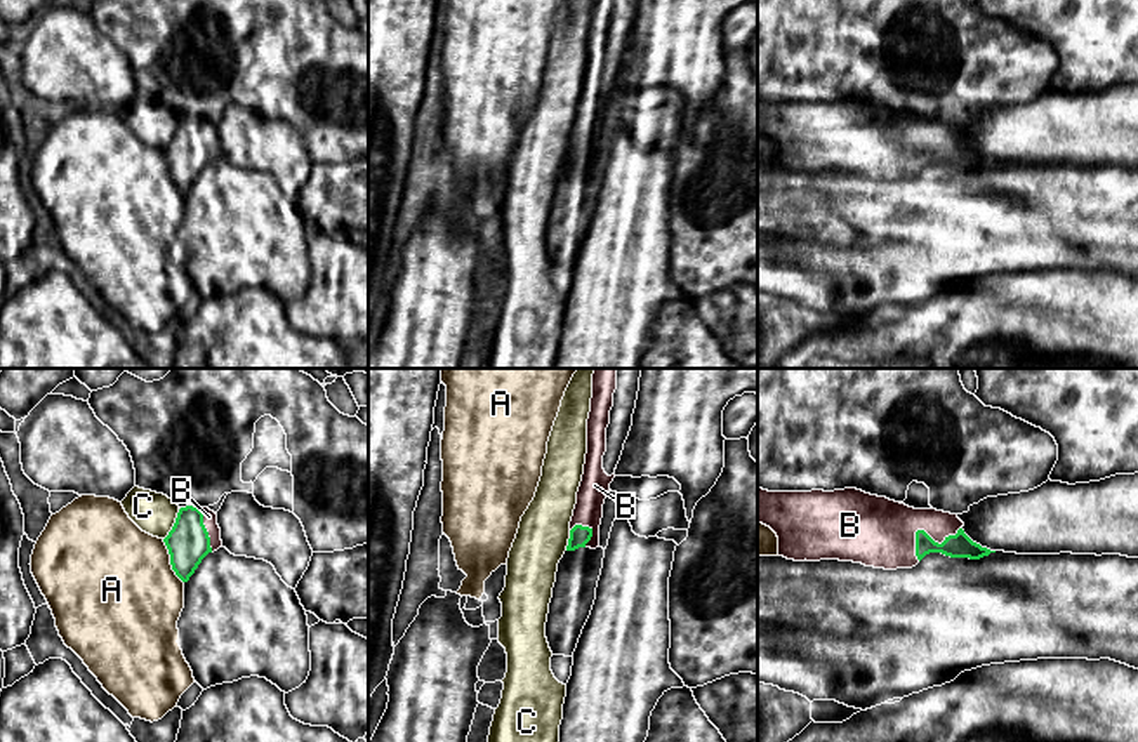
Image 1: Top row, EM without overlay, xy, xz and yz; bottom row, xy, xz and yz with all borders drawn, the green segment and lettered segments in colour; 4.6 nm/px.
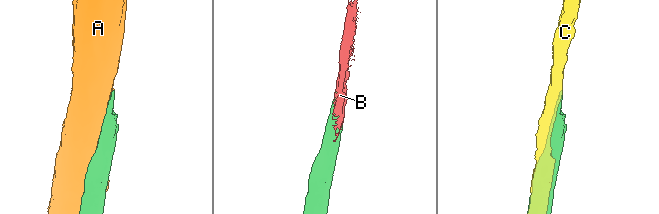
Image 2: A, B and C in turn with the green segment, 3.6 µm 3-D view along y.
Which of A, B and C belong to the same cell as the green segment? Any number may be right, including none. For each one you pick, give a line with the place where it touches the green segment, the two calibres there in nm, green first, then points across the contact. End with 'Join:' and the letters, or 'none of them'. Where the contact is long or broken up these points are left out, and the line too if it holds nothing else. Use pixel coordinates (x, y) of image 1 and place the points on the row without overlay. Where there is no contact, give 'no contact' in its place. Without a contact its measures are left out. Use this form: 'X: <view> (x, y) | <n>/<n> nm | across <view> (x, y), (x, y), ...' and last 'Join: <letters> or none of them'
B: yz (925, 143) | 110/320 nm
Join: B

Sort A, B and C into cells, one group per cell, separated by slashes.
A / B / C

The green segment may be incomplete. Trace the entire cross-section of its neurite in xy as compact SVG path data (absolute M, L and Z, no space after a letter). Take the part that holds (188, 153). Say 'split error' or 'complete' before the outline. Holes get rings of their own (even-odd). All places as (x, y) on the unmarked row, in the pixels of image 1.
split error; M179 118L175 134L163 149L175 186L188 193L202 170L222 158L217 125L208 118Z

